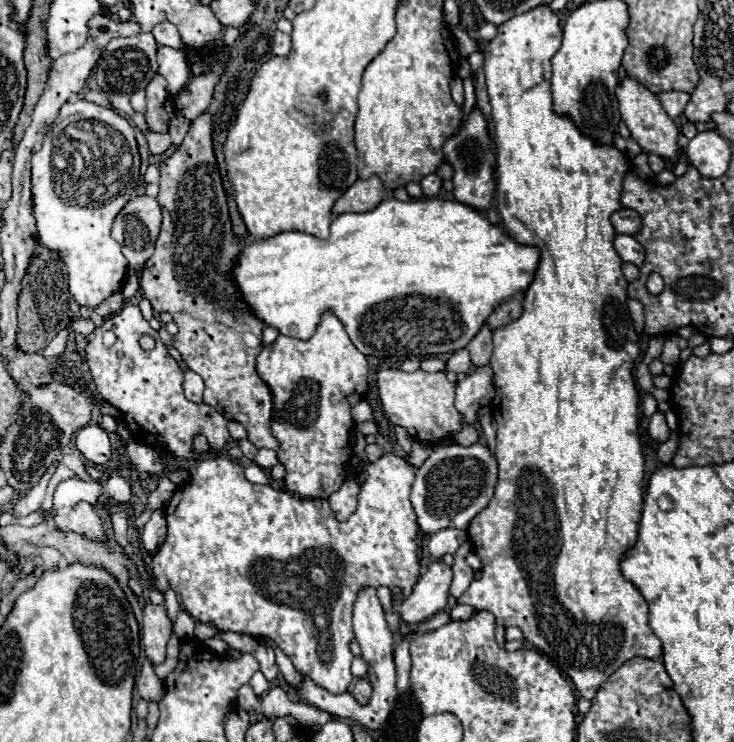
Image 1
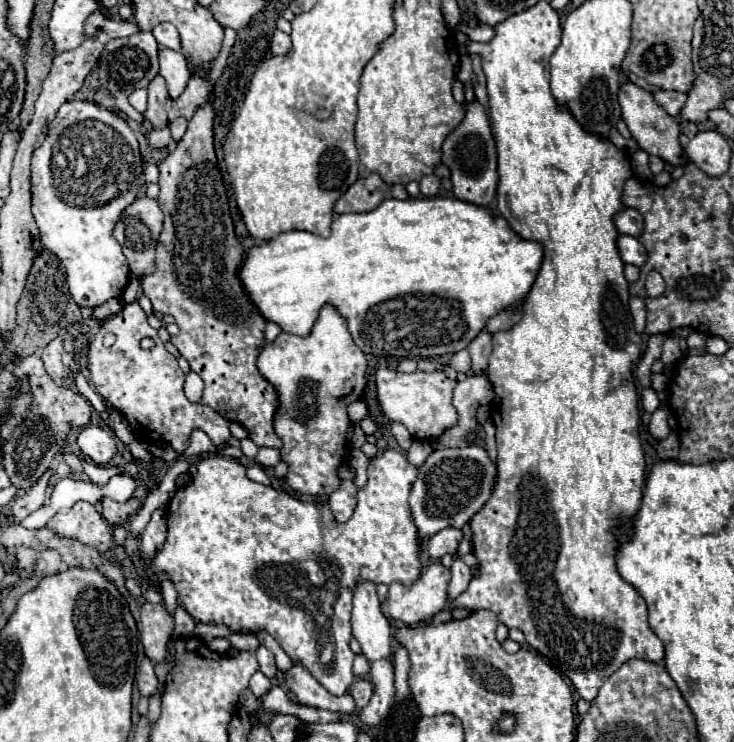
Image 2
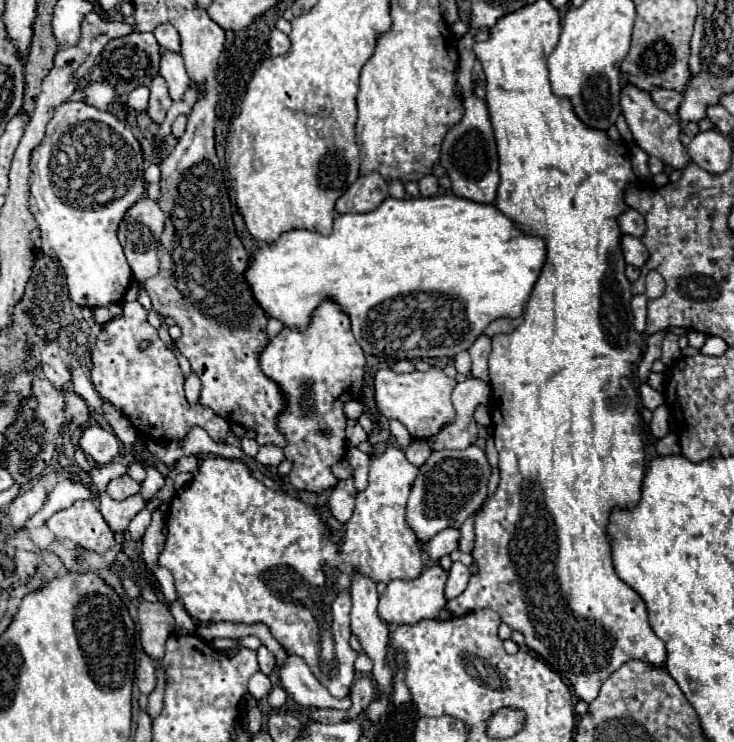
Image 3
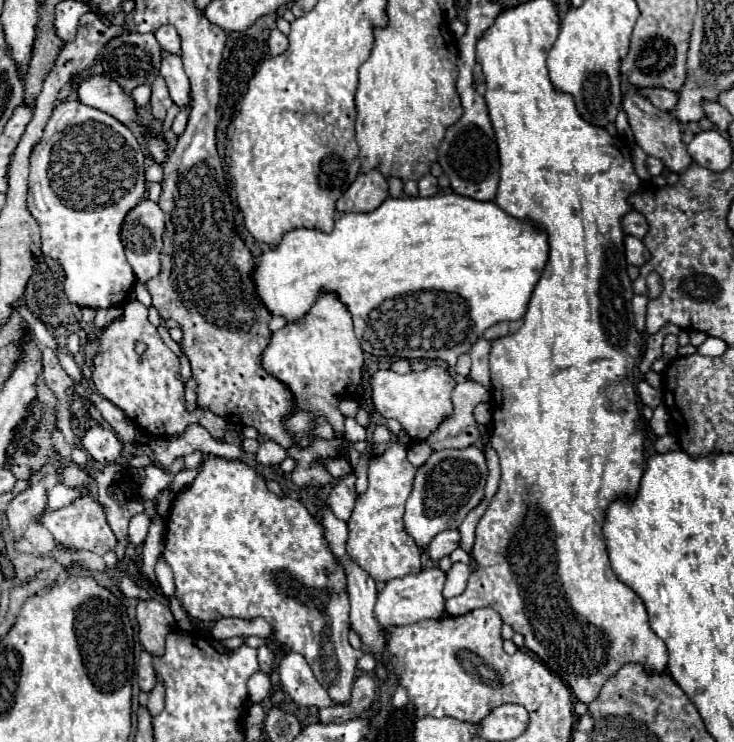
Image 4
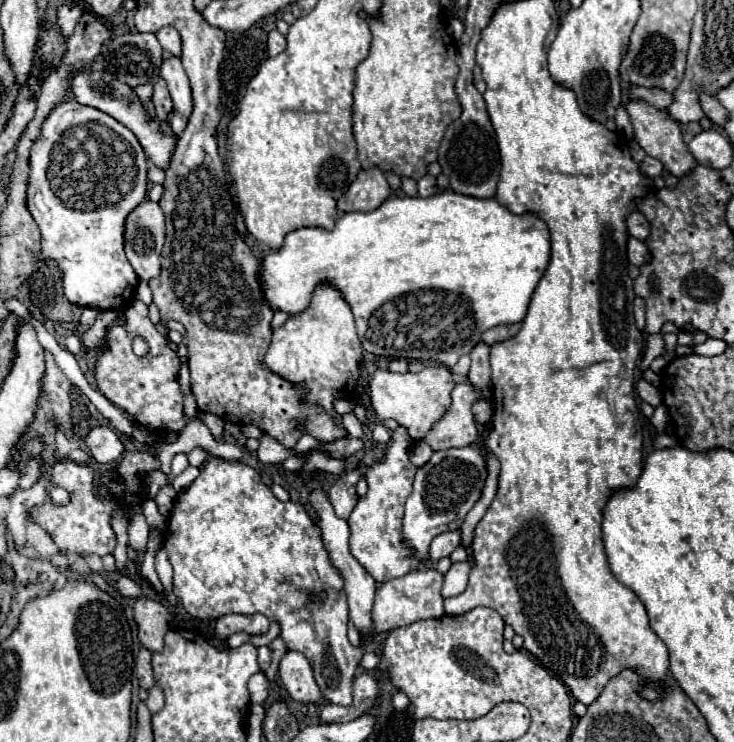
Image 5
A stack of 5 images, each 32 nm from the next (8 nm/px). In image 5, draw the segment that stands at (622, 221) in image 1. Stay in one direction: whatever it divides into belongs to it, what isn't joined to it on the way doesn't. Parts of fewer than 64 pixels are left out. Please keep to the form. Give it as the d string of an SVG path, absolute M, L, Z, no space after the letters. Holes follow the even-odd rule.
M632 212L626 218L626 226L628 226L628 234L638 238L638 240L644 240L648 236L648 232L650 232L650 224L640 212Z

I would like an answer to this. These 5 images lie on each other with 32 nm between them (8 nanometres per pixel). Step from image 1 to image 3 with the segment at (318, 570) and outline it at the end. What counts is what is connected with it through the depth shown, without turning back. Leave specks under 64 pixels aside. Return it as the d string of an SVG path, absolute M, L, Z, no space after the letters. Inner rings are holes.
M386 448L384 454L372 458L370 462L370 474L368 474L368 486L364 492L358 492L358 498L356 498L356 508L354 508L354 514L352 518L344 524L344 534L340 540L334 540L334 532L328 524L328 518L332 516L330 514L330 508L314 508L310 504L304 504L302 500L294 500L292 496L288 496L286 492L276 492L276 490L270 490L266 488L262 482L258 482L256 478L250 476L250 470L248 466L244 466L242 462L238 460L228 460L228 458L222 458L222 456L208 456L204 460L200 460L198 464L198 472L194 474L194 480L184 486L184 490L178 490L176 496L172 498L170 502L170 508L168 508L168 518L166 518L166 528L168 528L168 534L166 534L166 544L164 544L164 552L160 552L158 556L158 566L164 566L172 572L174 576L174 584L176 584L176 592L178 592L178 598L182 598L184 602L184 608L186 612L200 620L200 622L232 622L232 624L266 624L272 632L272 636L280 642L280 646L292 654L292 656L300 656L308 668L312 670L312 674L318 678L318 682L334 696L334 698L344 698L348 696L350 692L350 686L354 682L354 660L358 656L358 652L354 652L348 644L350 640L350 584L352 584L352 576L354 574L362 574L362 576L368 576L372 578L374 582L392 582L392 580L412 580L412 576L420 576L422 572L422 560L420 560L420 544L406 520L406 500L408 500L408 494L410 494L410 488L416 480L416 472L418 468L412 466L404 452L400 448ZM328 626L328 668L326 664L322 662L322 636L324 636L324 628Z

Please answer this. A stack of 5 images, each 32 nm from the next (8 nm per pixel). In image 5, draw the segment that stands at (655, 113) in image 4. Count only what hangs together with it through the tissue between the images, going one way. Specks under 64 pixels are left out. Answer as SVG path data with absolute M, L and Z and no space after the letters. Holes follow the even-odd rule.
M628 98L624 102L624 108L626 108L626 112L630 116L630 122L634 126L634 138L636 138L636 142L642 146L642 150L648 156L660 160L670 174L674 174L674 176L680 178L682 174L690 172L696 166L694 156L688 152L688 146L682 140L680 126L676 124L676 120L672 120L668 116L668 112L652 108L650 104L644 104L644 100L632 100L632 98Z

